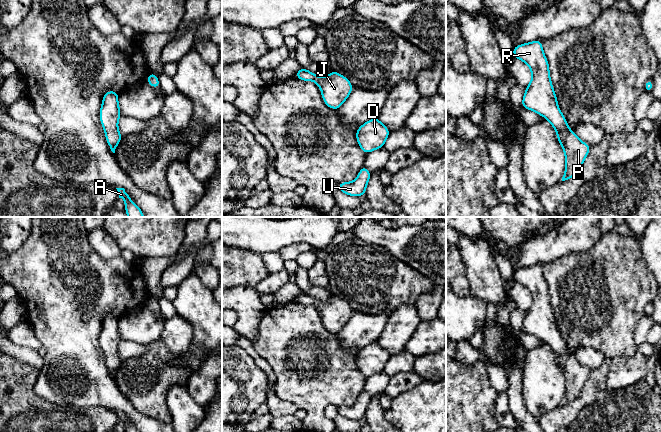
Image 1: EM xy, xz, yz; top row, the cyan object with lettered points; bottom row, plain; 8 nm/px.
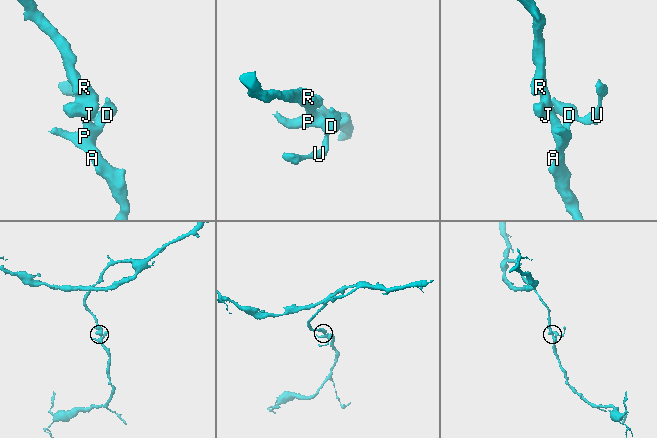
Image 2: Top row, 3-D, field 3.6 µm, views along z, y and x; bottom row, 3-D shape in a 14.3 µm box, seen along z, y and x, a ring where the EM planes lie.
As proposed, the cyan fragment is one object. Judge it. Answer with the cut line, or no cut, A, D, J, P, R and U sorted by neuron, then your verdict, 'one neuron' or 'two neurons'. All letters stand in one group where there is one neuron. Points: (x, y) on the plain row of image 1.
no cut | A D J P R U | one neuron

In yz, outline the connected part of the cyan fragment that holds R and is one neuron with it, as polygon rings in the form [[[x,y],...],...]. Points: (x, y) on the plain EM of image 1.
[[[535,264],[515,270],[512,277],[515,283],[525,286],[532,297],[521,330],[546,342],[555,353],[565,378],[565,397],[562,405],[568,404],[580,396],[591,370],[581,365],[575,356],[569,353],[567,344],[558,331],[542,265]]]

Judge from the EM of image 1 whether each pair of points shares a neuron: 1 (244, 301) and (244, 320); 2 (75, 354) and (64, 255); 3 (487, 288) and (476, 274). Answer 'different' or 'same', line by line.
1: same
2: same
3: same

